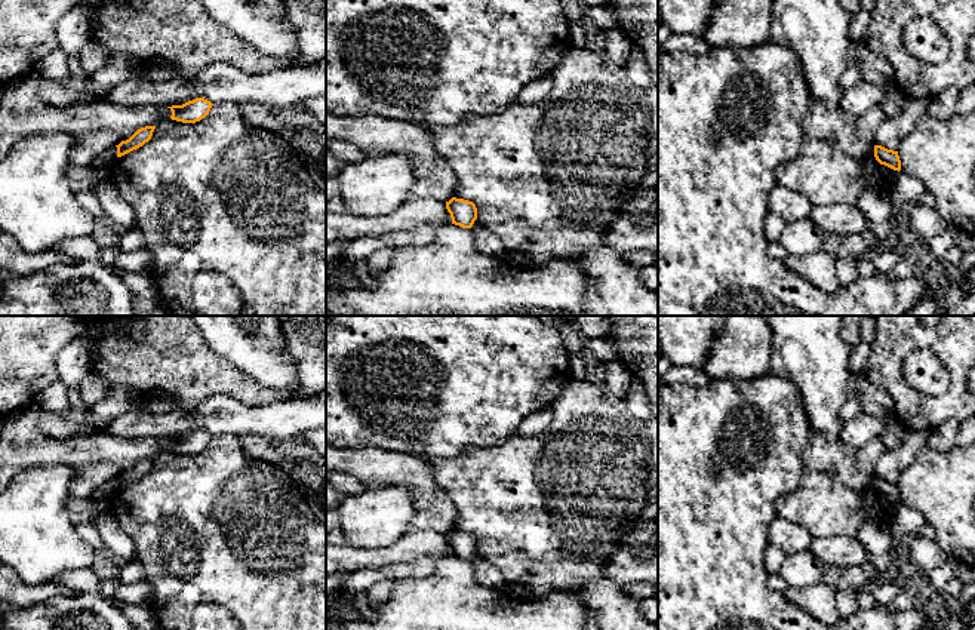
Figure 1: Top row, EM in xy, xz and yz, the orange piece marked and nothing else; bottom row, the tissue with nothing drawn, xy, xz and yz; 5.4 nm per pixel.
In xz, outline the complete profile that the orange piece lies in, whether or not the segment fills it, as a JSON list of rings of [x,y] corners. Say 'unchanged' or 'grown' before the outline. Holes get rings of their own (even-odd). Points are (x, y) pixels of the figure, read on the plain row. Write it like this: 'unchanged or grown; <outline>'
unchanged; [[[452,529],[446,534],[446,541],[450,546],[452,556],[462,560],[471,560],[477,551],[477,540],[473,534]]]

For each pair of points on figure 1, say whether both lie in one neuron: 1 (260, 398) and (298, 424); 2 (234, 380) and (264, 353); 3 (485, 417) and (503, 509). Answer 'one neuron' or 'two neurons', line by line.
1: two neurons
2: two neurons
3: two neurons

